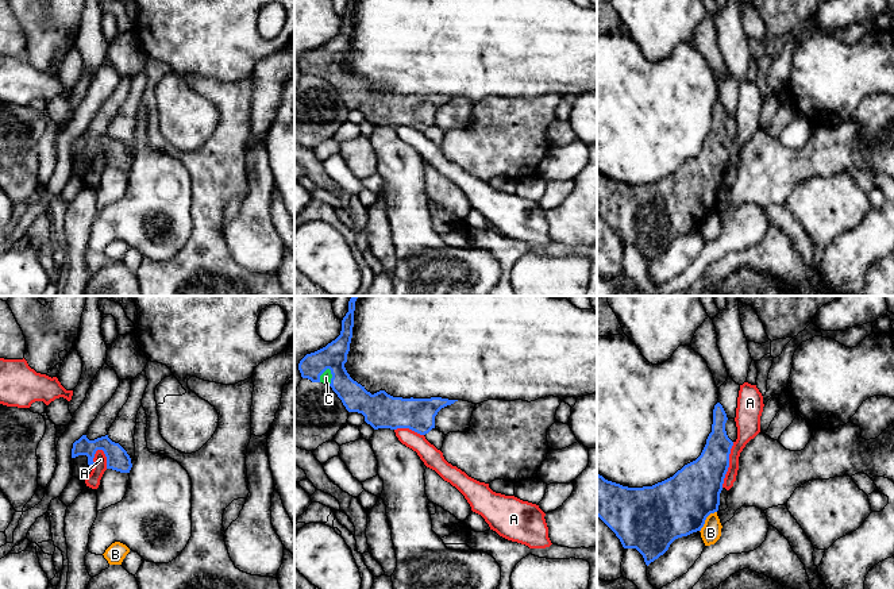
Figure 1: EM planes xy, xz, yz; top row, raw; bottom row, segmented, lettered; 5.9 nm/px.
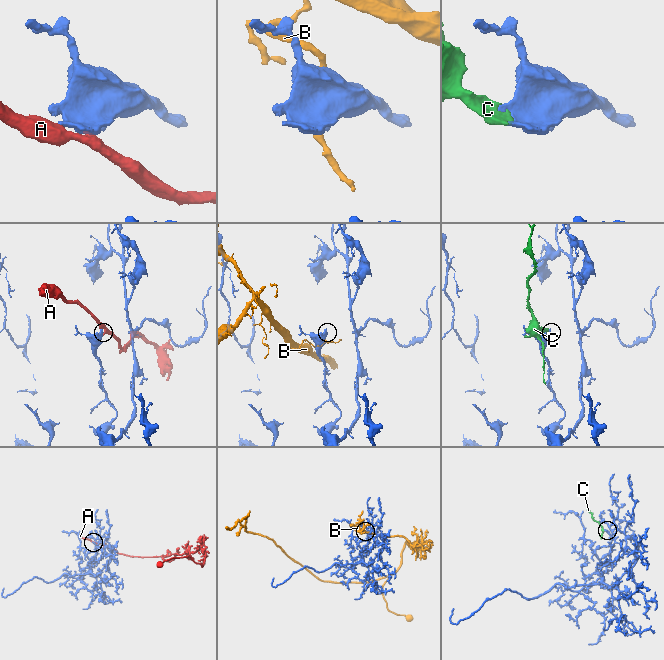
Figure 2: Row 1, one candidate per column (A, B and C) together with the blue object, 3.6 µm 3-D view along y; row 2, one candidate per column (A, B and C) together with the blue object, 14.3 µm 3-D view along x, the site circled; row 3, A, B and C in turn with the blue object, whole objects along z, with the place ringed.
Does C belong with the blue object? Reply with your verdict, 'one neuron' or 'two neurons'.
one neuron

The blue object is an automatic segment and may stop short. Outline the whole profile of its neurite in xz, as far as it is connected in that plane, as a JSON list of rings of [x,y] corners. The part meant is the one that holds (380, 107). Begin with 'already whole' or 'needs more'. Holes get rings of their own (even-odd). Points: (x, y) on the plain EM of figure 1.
needs more; [[[348,0],[348,9],[342,18],[340,32],[325,45],[307,51],[298,61],[303,76],[323,80],[342,97],[348,109],[358,109],[374,127],[409,126],[420,132],[435,126],[438,109],[458,97],[442,95],[402,96],[393,95],[385,88],[374,92],[354,78],[344,61],[352,35],[355,0]]]

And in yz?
already whole; [[[717,100],[713,107],[712,130],[701,153],[673,174],[652,184],[628,185],[597,170],[597,213],[616,231],[624,246],[636,246],[647,263],[663,253],[675,236],[701,228],[706,215],[718,208],[733,143],[725,128],[727,118],[722,103]]]

